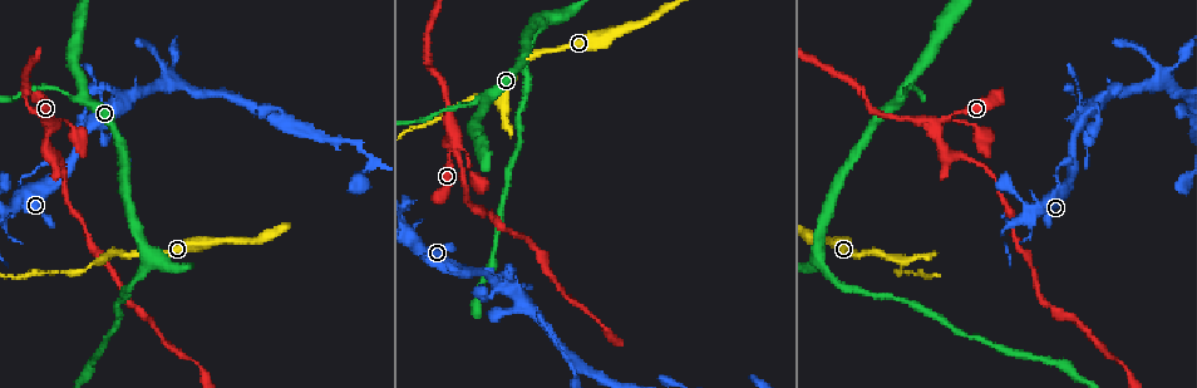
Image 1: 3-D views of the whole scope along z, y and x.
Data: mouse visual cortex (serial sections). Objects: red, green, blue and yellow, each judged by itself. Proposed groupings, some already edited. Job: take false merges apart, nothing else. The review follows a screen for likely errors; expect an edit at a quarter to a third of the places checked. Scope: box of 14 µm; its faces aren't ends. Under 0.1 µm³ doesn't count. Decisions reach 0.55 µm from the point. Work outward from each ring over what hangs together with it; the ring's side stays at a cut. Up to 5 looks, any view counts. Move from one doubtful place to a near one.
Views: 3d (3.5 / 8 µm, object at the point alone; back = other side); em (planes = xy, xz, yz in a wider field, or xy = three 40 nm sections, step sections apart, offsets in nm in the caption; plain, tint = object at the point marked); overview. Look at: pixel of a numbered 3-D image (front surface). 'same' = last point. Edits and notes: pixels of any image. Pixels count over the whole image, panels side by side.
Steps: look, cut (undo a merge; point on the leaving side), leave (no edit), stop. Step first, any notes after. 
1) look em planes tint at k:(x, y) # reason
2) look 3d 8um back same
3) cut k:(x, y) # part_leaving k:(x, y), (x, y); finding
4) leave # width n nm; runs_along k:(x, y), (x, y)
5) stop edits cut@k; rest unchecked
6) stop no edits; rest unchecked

look em planes tint at 1:(83, 100) # a fork

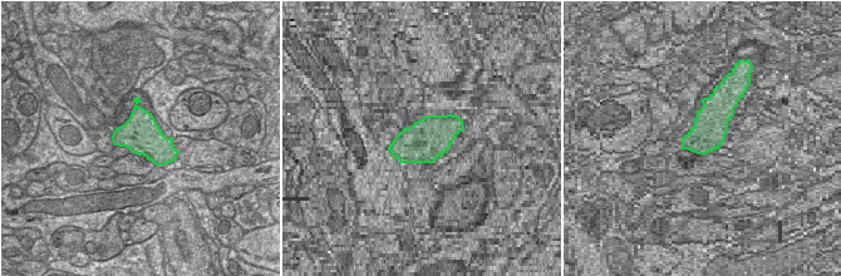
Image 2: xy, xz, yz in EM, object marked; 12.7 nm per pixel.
look 3d 3.5um same

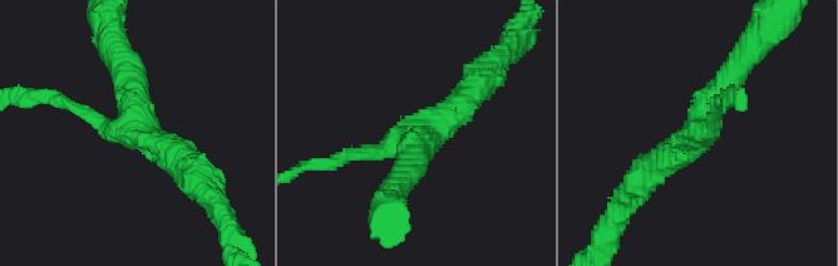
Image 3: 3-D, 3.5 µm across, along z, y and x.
leave # arms 3; arm_widths 150, 350, 400 nm; runs_along 3:(647, 171), (695, 141), (743, 55); all the same cell

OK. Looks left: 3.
look 3d 3.5um at 1:(53, 127) # looks like a crossing

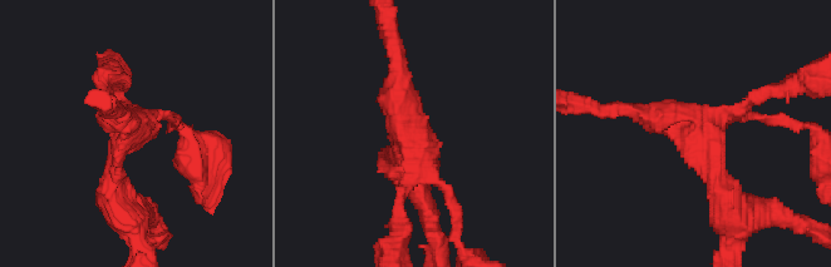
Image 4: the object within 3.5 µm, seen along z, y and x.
leave # arm_widths 150, 200, 250, 300 nm; runs_along 4:(772, 88), (708, 123), (731, 204); all the same cell

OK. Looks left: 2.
stop no edits; rest unchecked

